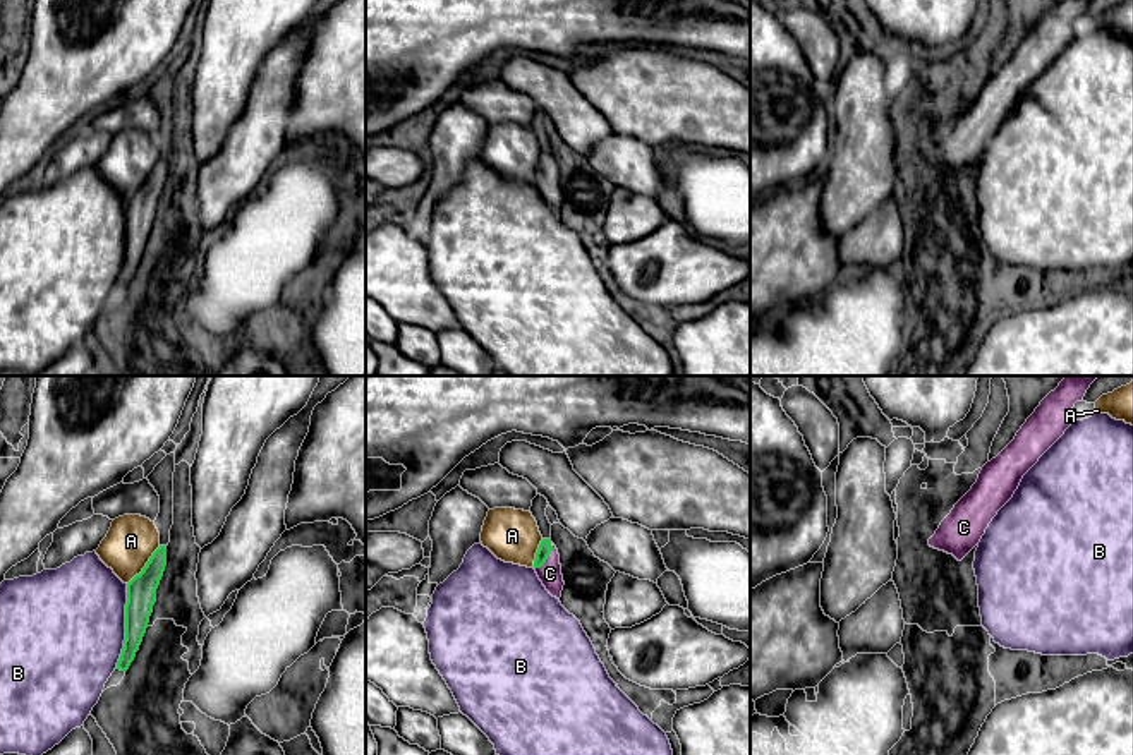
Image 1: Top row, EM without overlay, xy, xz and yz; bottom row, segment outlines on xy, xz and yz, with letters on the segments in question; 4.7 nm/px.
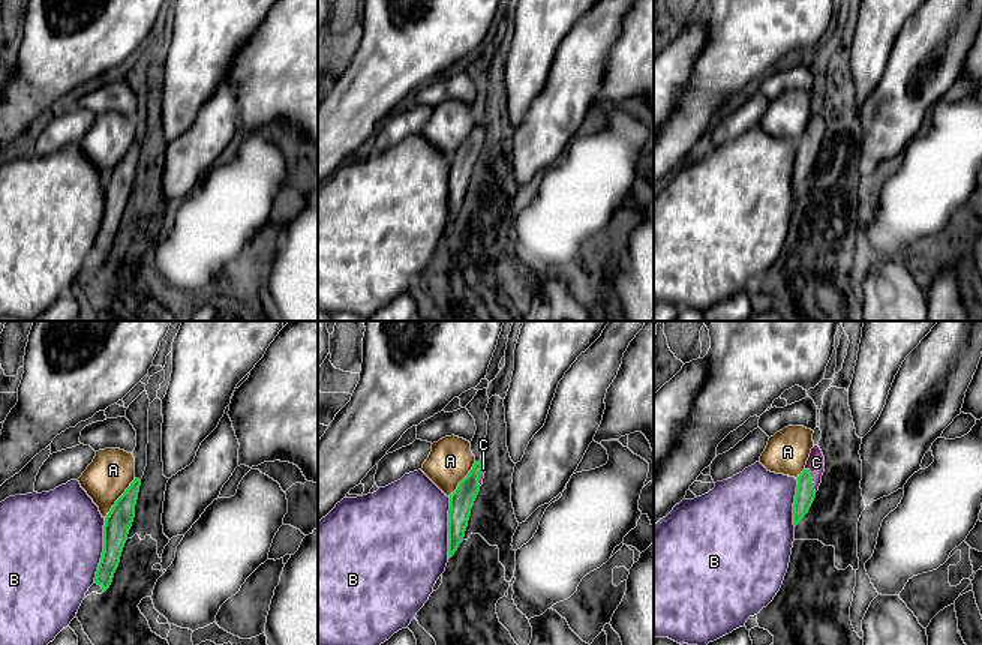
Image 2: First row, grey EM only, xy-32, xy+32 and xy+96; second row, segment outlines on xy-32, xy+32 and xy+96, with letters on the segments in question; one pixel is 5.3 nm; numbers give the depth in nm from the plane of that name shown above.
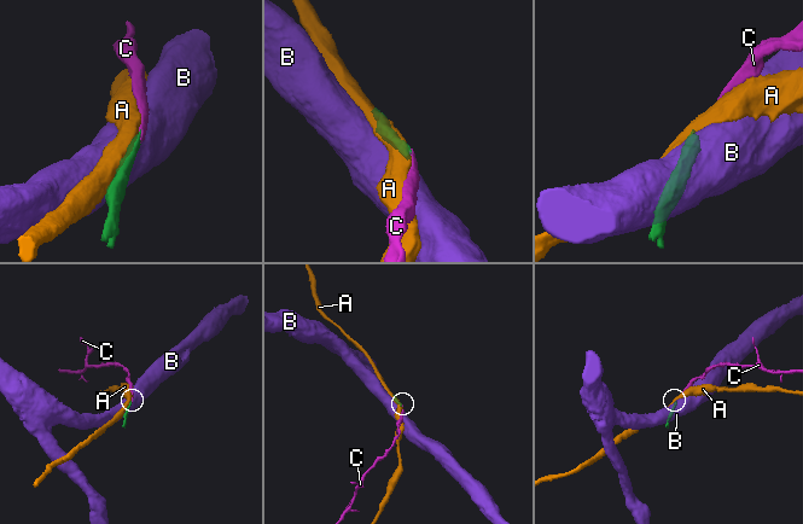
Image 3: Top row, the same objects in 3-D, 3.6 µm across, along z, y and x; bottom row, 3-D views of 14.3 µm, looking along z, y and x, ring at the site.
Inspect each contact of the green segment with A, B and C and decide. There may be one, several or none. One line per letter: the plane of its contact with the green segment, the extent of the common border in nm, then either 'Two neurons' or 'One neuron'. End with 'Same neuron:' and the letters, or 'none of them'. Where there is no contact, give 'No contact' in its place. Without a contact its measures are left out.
A: Touches green in xy. Shared border 240 nm. Two neurons
B: Touches green in xy. Shared border 400 nm. Two neurons
C: Touches green in xz. Shared border 150 nm. One neuron
Same neuron: C

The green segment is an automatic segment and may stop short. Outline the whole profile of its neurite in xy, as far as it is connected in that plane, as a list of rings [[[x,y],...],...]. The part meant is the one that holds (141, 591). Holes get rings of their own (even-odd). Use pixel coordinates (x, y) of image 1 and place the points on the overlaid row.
[[[160,546],[142,571],[127,583],[125,640],[115,669],[127,671],[146,633],[156,589],[167,566],[167,546]]]

